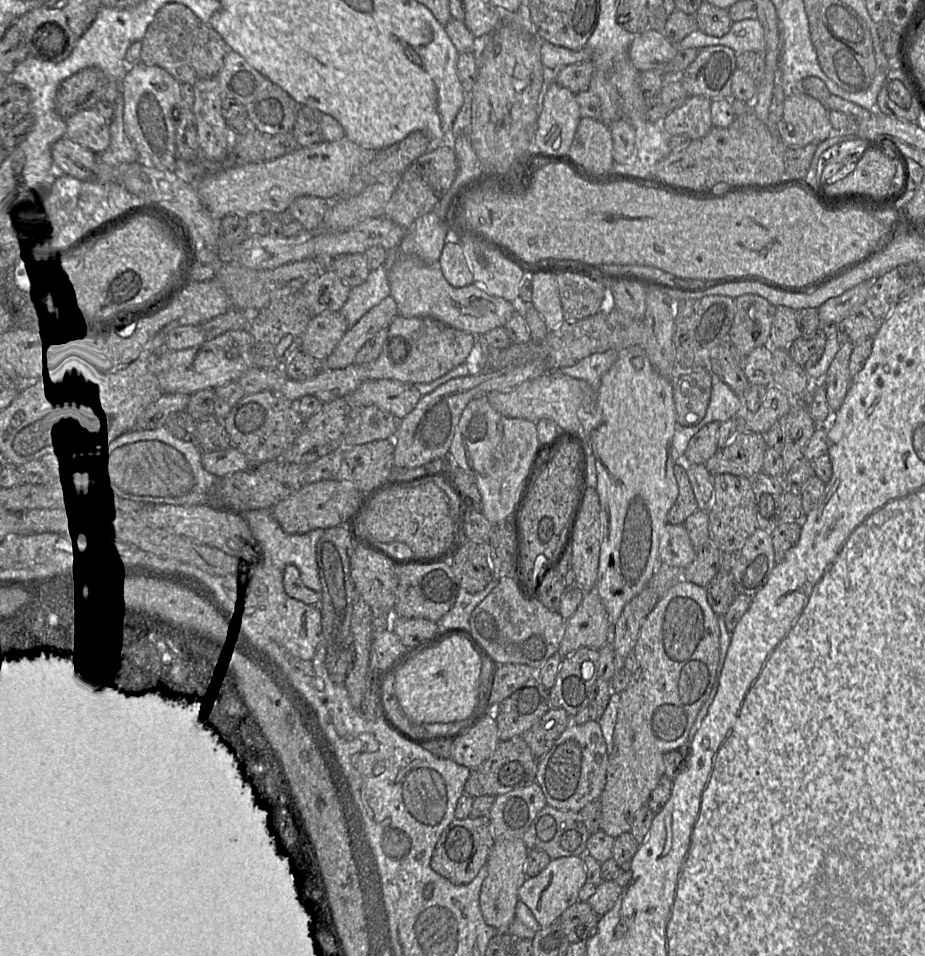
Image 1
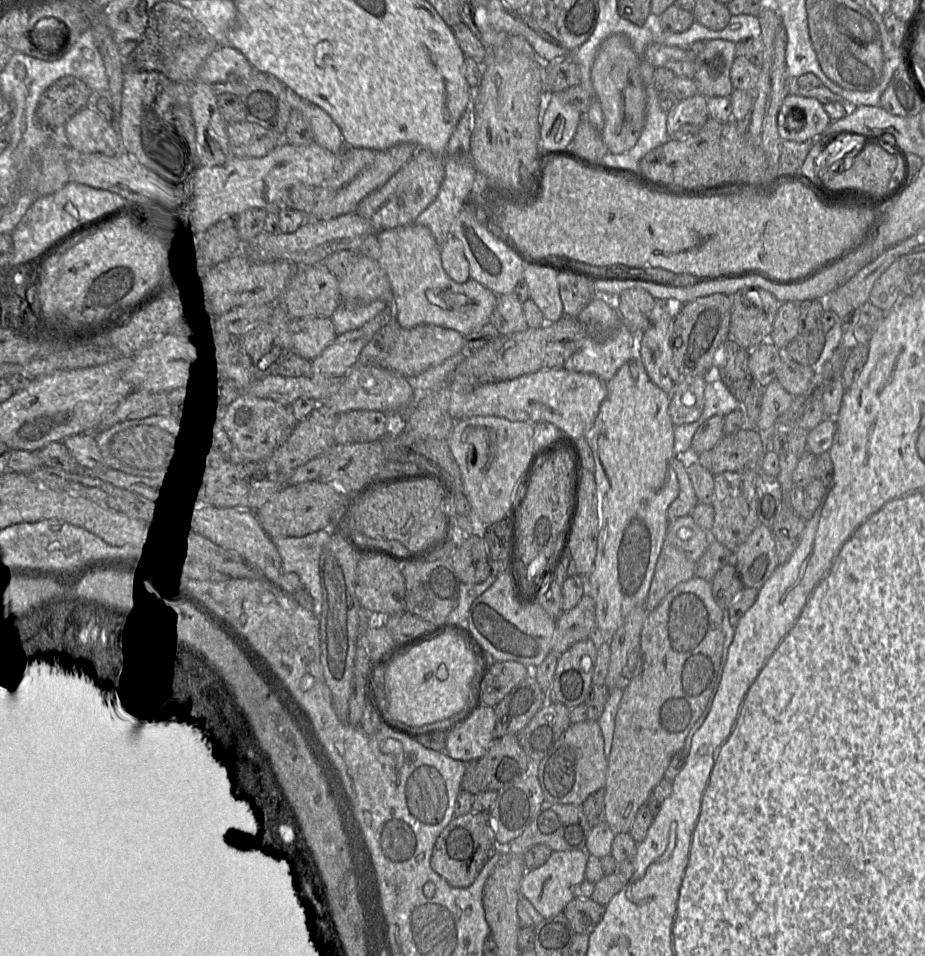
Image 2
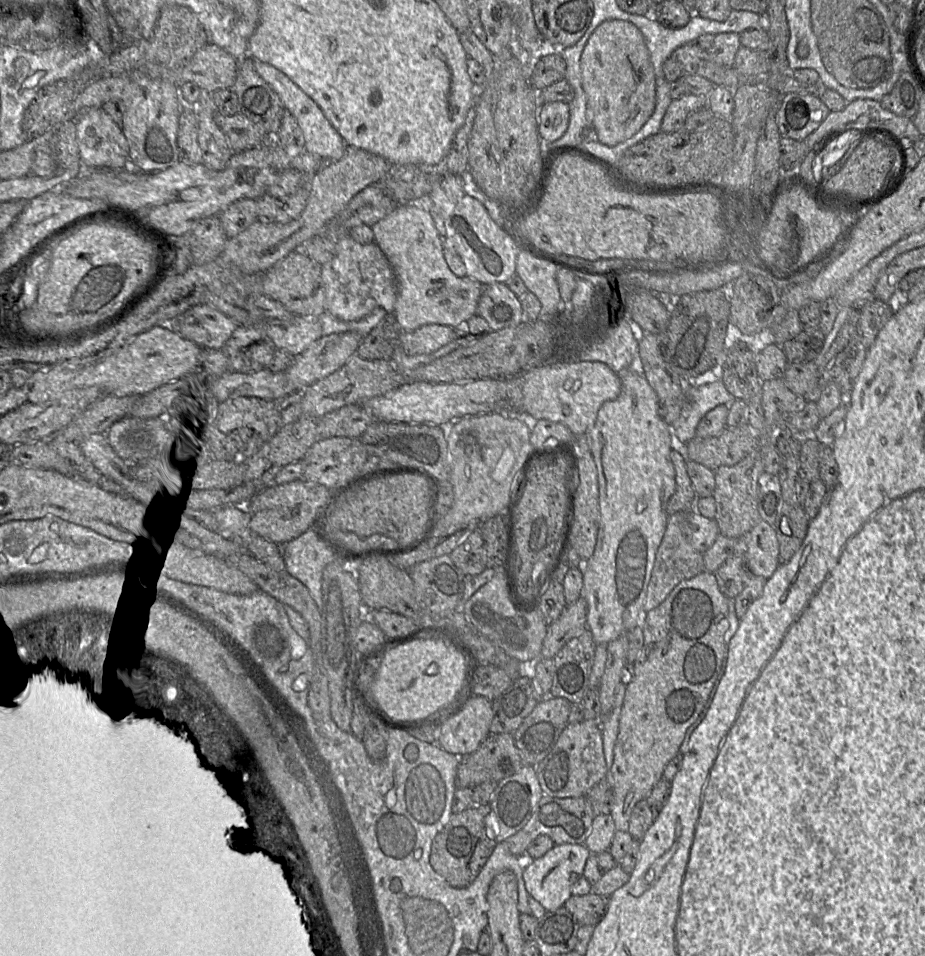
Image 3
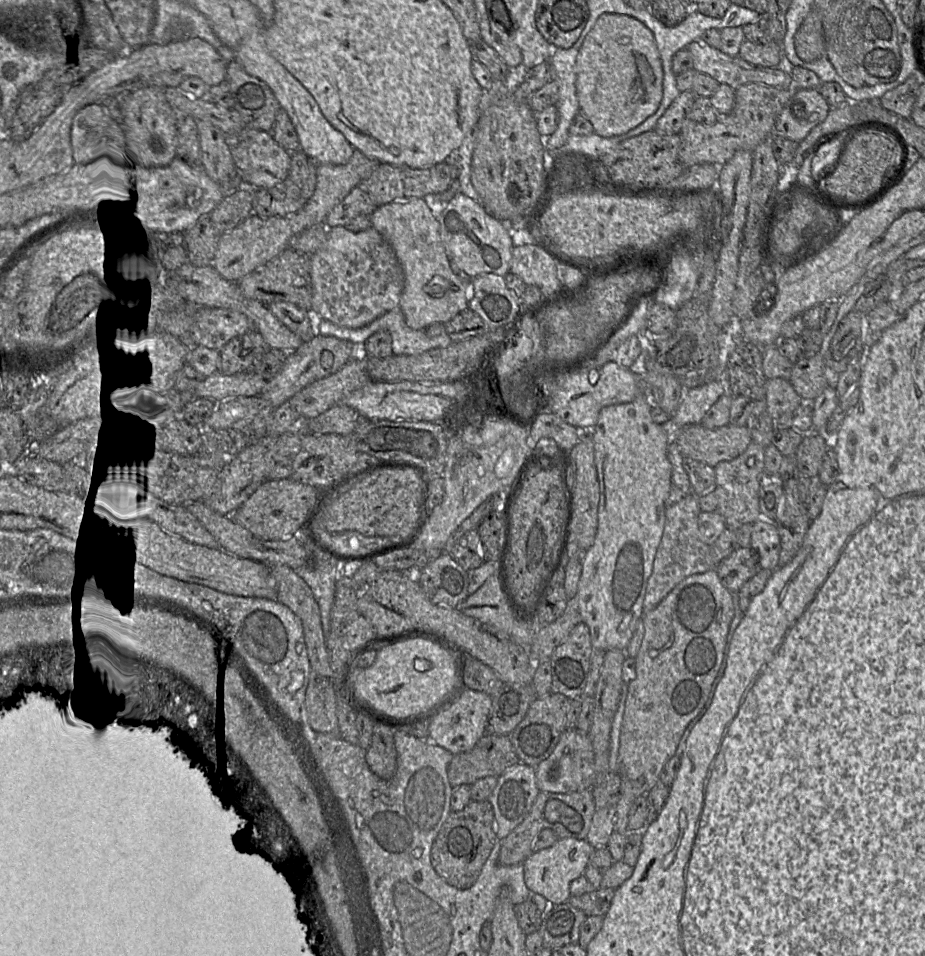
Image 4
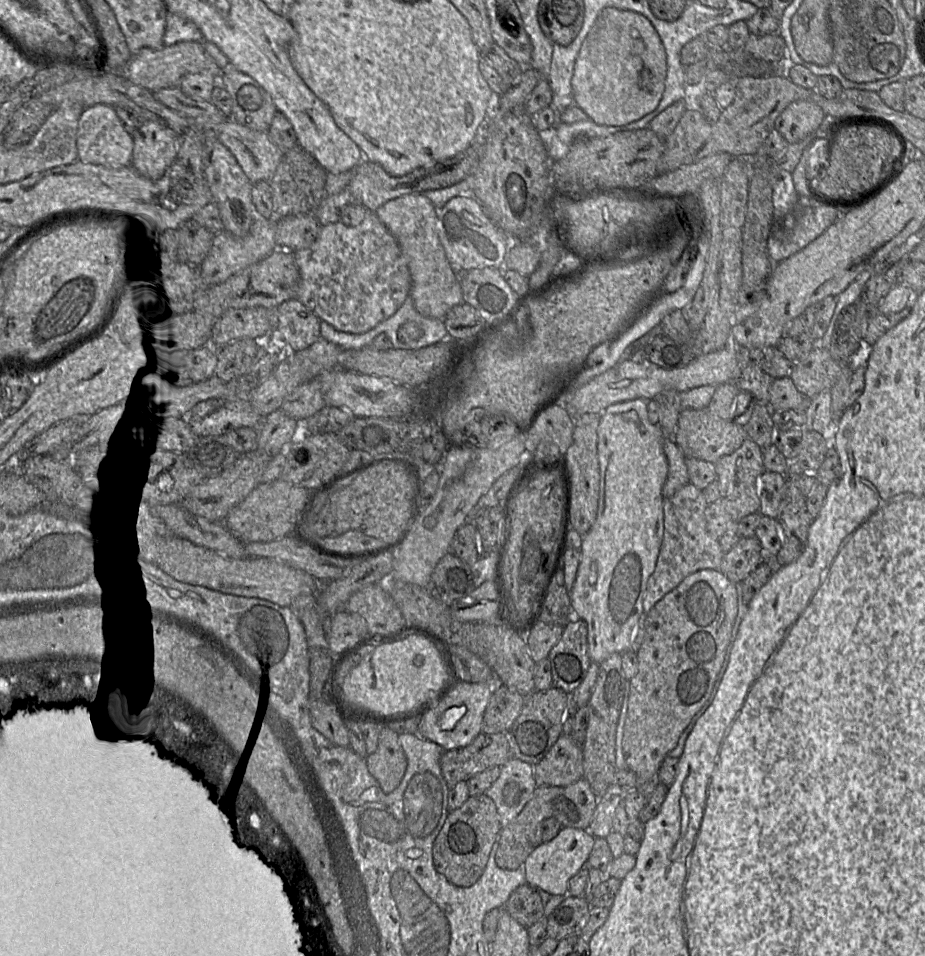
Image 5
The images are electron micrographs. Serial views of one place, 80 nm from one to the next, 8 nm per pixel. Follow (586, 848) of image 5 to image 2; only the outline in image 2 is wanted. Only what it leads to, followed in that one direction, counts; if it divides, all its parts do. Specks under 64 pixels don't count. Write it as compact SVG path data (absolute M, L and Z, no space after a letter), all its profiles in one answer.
M586 850L552 852L543 865L526 871L521 882L521 896L529 900L544 918L562 913L575 897L575 886L585 879L588 856Z

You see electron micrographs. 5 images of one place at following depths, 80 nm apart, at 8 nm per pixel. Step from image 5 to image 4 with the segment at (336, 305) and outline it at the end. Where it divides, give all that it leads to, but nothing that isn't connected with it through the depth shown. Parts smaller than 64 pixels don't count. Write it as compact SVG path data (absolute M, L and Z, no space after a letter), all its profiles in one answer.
M344 226L327 228L325 246L309 258L313 296L311 313L346 328L362 328L399 307L404 289L403 268L390 244L372 226L354 233Z

